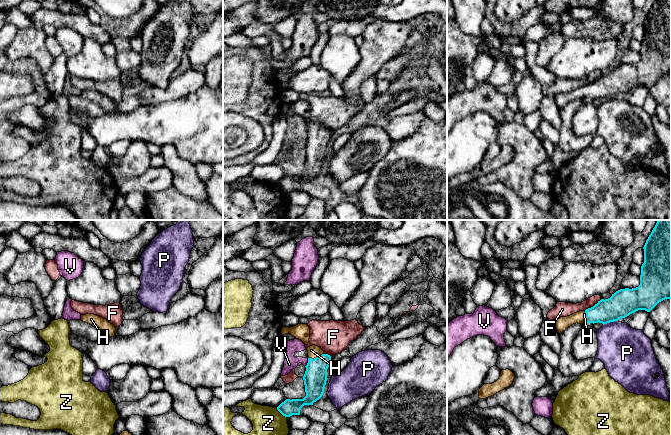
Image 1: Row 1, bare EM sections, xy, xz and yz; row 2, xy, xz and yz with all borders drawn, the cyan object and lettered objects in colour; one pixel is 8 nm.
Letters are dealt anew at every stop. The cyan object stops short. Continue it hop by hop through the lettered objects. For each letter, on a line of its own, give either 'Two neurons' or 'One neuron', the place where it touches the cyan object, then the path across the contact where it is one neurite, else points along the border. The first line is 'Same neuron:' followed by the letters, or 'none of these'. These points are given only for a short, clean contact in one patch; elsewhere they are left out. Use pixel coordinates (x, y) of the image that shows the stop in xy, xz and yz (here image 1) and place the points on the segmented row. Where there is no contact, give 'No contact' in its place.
Same neuron: H
F: Two neurons. Touches cyan at yz (593, 306). Boundary: yz (601, 299), (584, 310)
H: One neuron. Touches cyan at xz (316, 357). Path across: xz (315, 377), (316, 357), (314, 351)
P: Two neurons. Touches cyan at yz (610, 321). Boundary: yz (617, 320), (603, 324)
V: Two neurons. Touches cyan at xz (308, 362)
Z: Two neurons. Touches cyan at xz (281, 413)

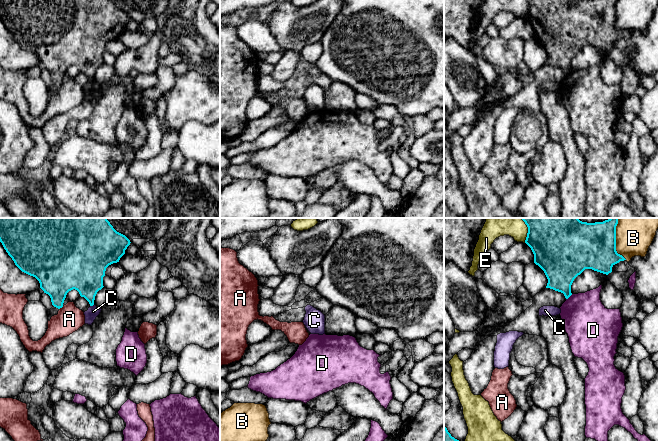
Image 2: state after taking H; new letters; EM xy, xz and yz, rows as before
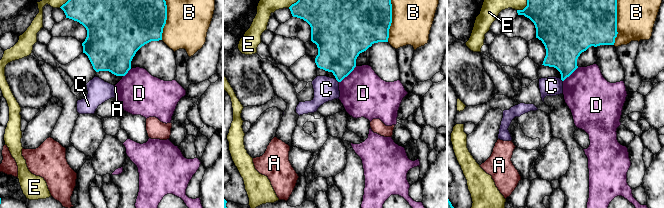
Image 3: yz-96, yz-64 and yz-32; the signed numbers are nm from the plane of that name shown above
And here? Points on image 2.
Same neuron: none of these
A: Two neurons. Touches cyan at xy (61, 307)
B: Two neurons. Touches cyan at yz (615, 240)
C: Two neurons. Touches cyan at xy (91, 305). Boundary: xy (93, 304), (90, 306)
D: Two neurons. Touches cyan at yz (569, 296)
E: Two neurons. Touches cyan at yz (528, 230)

